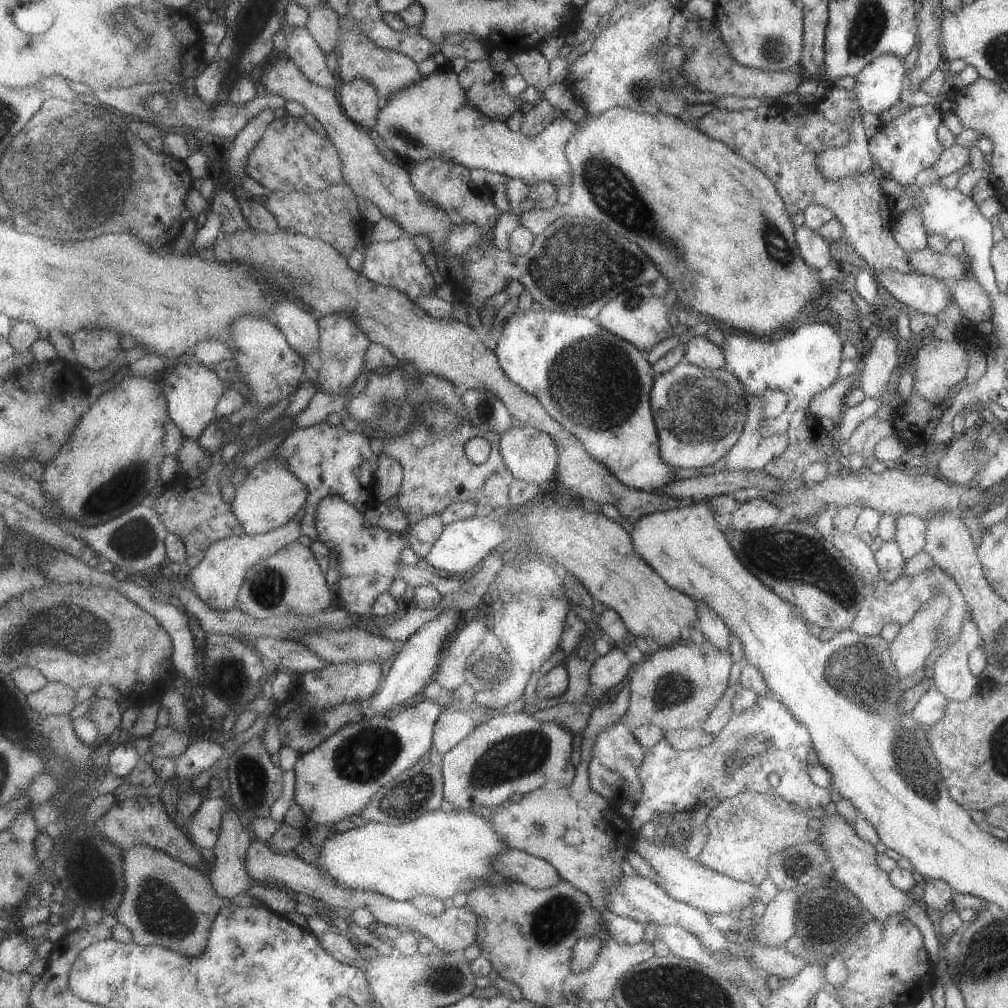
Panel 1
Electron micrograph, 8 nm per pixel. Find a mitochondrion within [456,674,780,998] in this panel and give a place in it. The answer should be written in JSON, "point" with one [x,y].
{"point":[517,756]}

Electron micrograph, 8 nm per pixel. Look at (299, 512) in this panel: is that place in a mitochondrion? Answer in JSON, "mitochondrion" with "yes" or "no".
{"mitochondrion":"no"}

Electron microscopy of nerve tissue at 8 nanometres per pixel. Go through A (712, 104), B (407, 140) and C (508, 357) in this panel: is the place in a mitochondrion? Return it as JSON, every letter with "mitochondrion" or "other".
{"A":"other","B":"mitochondrion","C":"other"}

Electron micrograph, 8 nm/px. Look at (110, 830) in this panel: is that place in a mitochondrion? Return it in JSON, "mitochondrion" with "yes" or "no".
{"mitochondrion":"no"}

